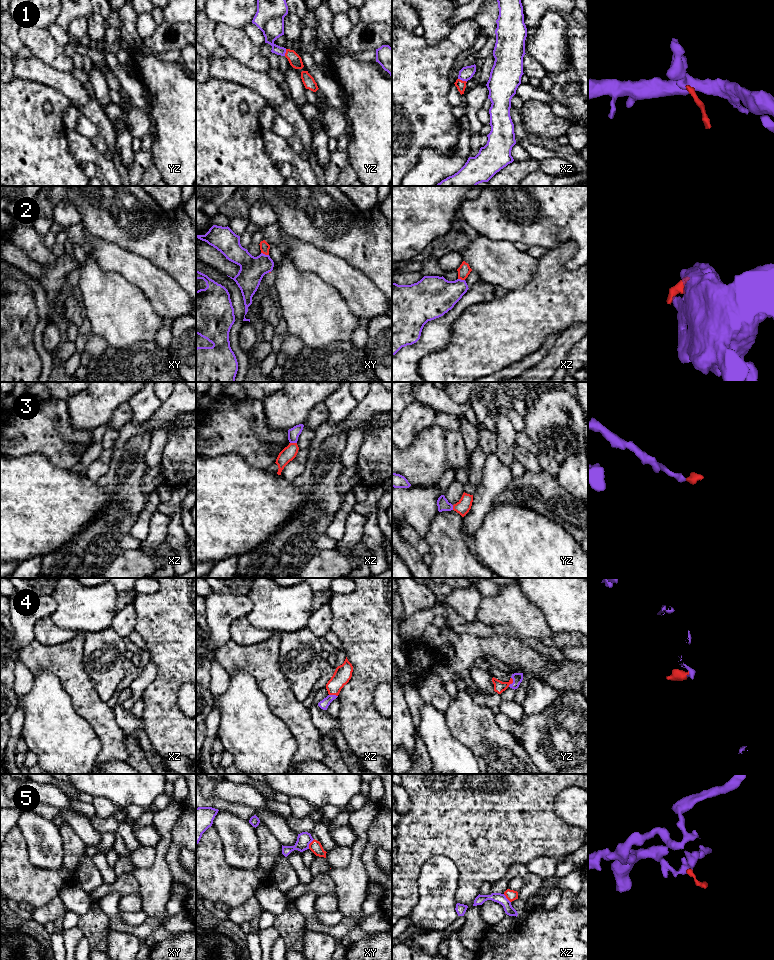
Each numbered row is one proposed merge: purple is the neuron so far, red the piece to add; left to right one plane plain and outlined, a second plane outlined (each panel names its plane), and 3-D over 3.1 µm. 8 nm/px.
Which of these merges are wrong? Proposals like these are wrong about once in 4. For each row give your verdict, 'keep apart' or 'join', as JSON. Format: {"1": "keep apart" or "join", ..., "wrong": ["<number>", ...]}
{"1": "join", "2": "join", "3": "join", "4": "join", "5": "keep apart", "wrong": ["5"]}

